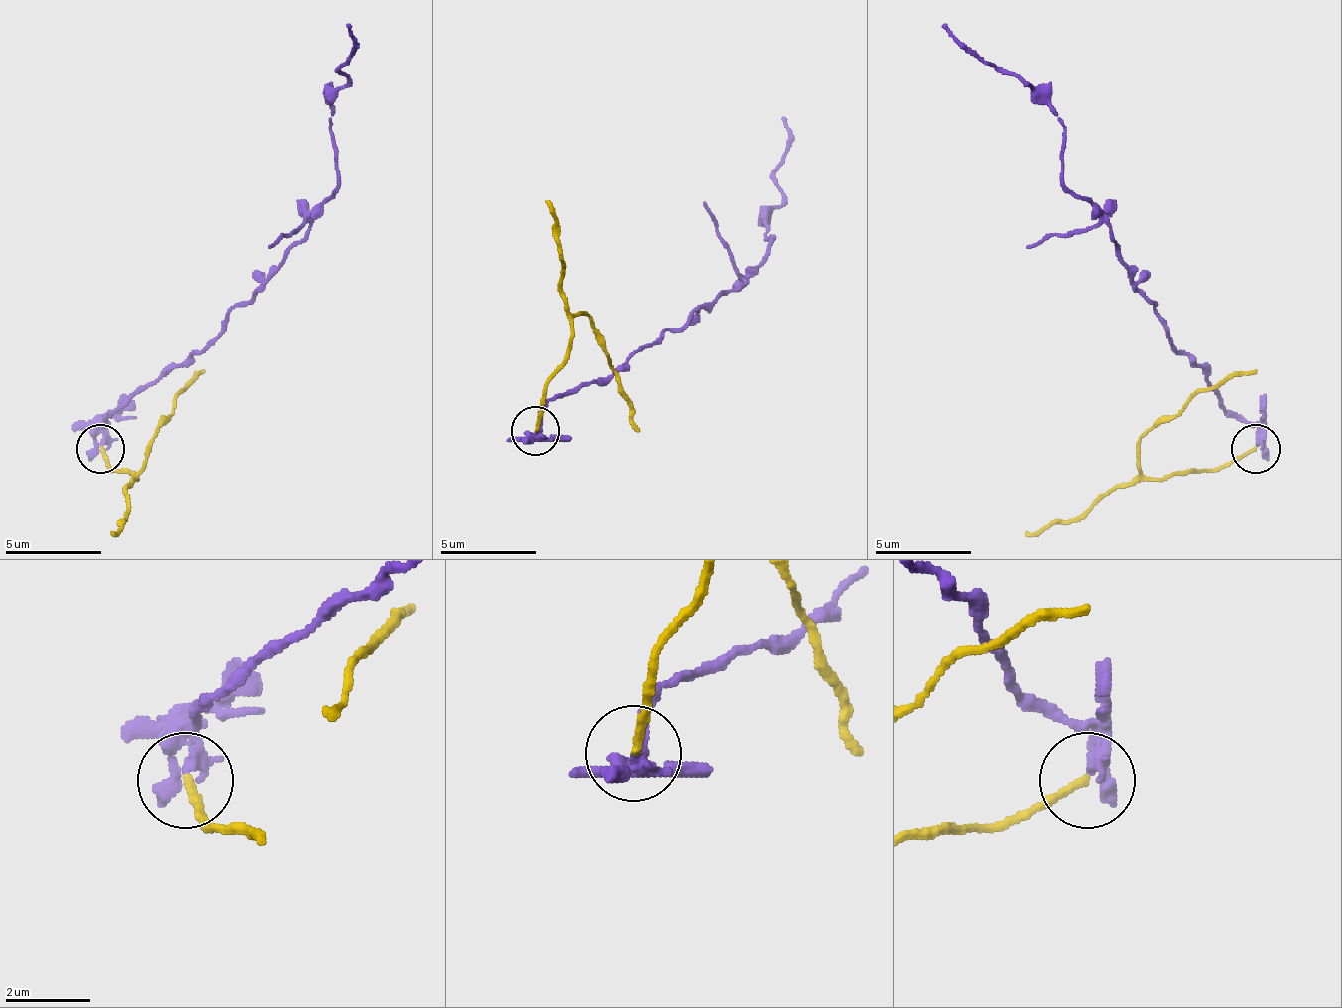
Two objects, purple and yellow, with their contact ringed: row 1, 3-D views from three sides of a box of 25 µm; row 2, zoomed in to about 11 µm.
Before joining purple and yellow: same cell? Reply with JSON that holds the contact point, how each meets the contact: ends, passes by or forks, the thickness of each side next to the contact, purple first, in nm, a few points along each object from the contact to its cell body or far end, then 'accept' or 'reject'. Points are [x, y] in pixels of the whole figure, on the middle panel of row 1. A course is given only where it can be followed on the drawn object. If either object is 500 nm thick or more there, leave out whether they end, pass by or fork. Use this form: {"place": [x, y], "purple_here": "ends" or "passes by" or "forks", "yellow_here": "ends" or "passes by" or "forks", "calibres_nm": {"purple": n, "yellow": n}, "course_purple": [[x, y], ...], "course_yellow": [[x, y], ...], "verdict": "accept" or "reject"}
{"place": [535, 430], "purple_here": "passes by", "yellow_here": "ends", "calibres_nm": {"purple": 280, "yellow": 180}, "course_purple": [[534, 429], [558, 395], [602, 381], [742, 284], [771, 236], [780, 193], [776, 168], [790, 135], [780, 115]], "course_yellow": [[534, 429], [578, 313], [582, 313], [597, 328], [621, 376], [640, 429]], "verdict": "reject"}

